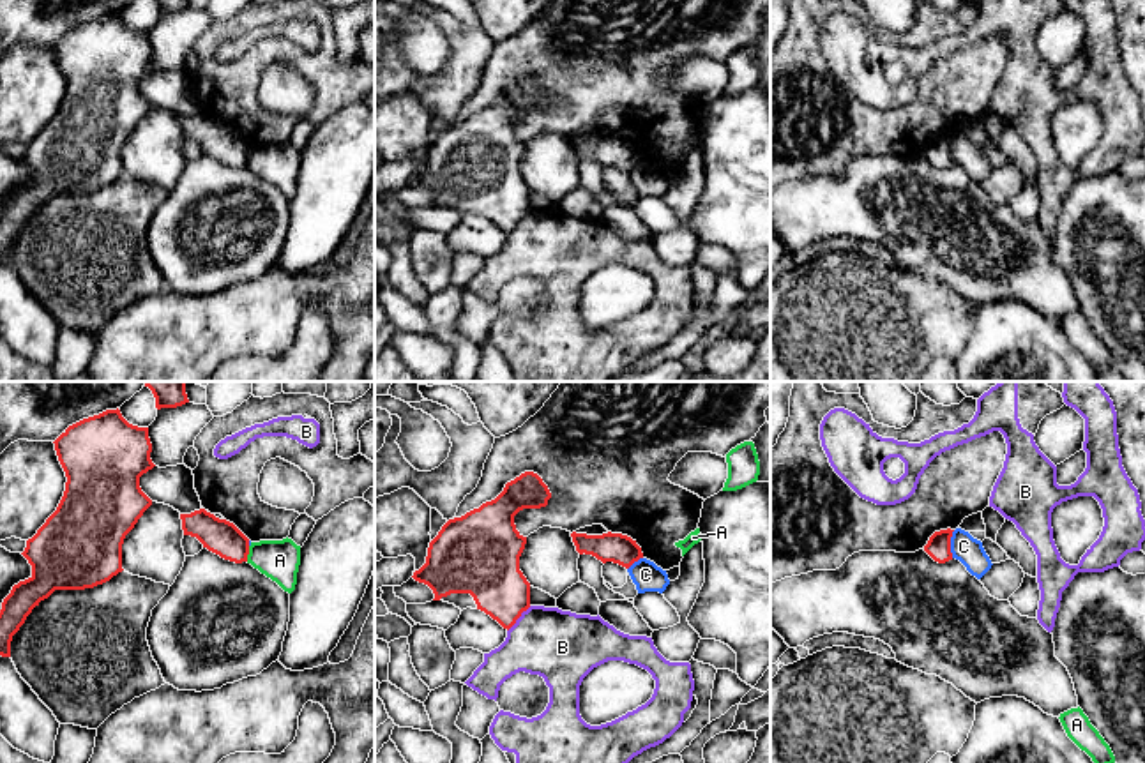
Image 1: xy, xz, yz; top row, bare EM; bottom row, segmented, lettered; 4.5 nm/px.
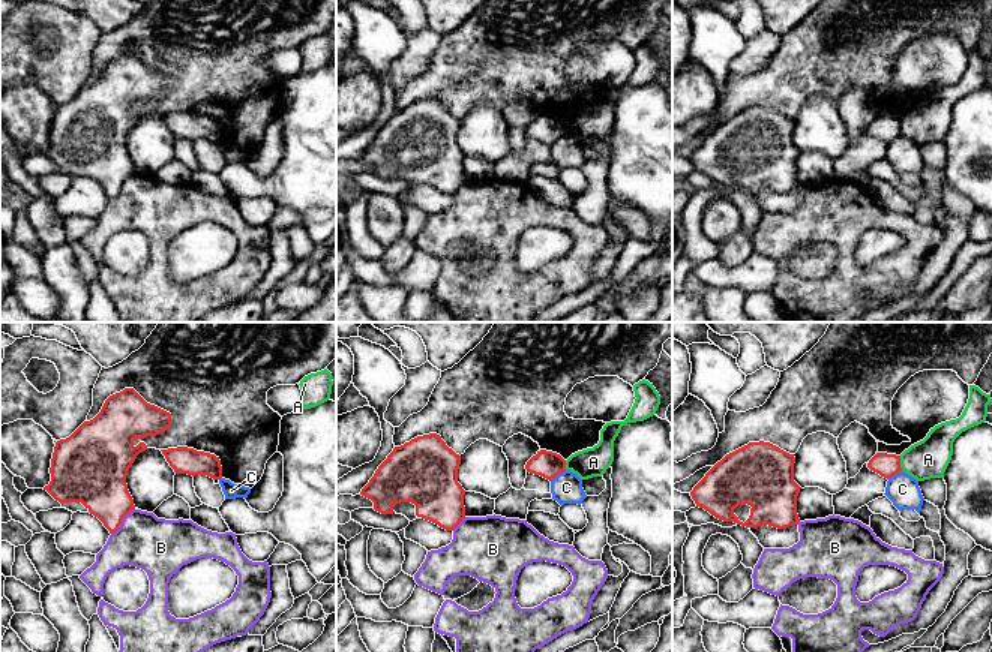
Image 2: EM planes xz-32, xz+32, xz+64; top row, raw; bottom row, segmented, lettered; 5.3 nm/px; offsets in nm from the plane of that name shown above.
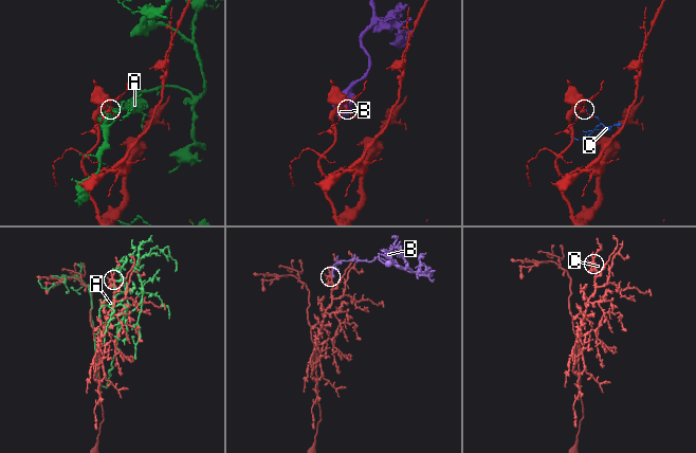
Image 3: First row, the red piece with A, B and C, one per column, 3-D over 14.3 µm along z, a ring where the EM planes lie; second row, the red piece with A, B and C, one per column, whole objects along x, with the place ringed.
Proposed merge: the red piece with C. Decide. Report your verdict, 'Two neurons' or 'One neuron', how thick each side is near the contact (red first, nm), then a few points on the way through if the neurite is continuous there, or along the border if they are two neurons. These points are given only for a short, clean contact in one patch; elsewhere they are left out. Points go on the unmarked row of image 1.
Two neurons. Thickness 110 nm (red) against 120 nm. Boundary: yz (955, 135), (951, 161)

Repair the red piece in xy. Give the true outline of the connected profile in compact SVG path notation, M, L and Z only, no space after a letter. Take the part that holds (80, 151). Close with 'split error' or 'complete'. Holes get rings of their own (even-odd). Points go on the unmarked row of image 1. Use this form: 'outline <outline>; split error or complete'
outline M106 14L99 19L83 23L69 30L55 46L58 65L65 76L67 87L64 101L57 115L46 124L37 138L27 145L21 157L32 170L32 180L12 191L4 203L0 214L0 260L11 261L12 240L25 228L41 205L48 203L55 194L85 194L110 185L122 177L122 148L125 140L134 132L152 104L141 95L140 81L155 69L150 64L152 48L148 32L129 28L120 14Z; complete

